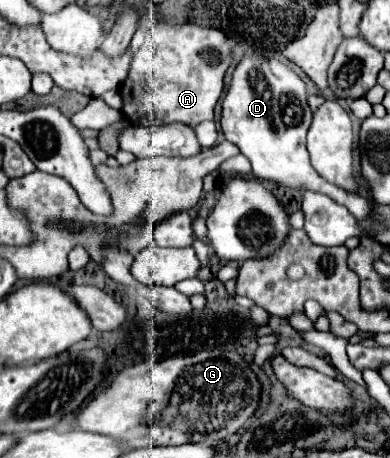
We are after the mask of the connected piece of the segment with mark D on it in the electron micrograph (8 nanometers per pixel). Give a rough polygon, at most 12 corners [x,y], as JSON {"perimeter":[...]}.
{"perimeter":[[244,56],[222,132],[256,178],[314,190],[366,220],[372,202],[308,160],[304,82]]}

